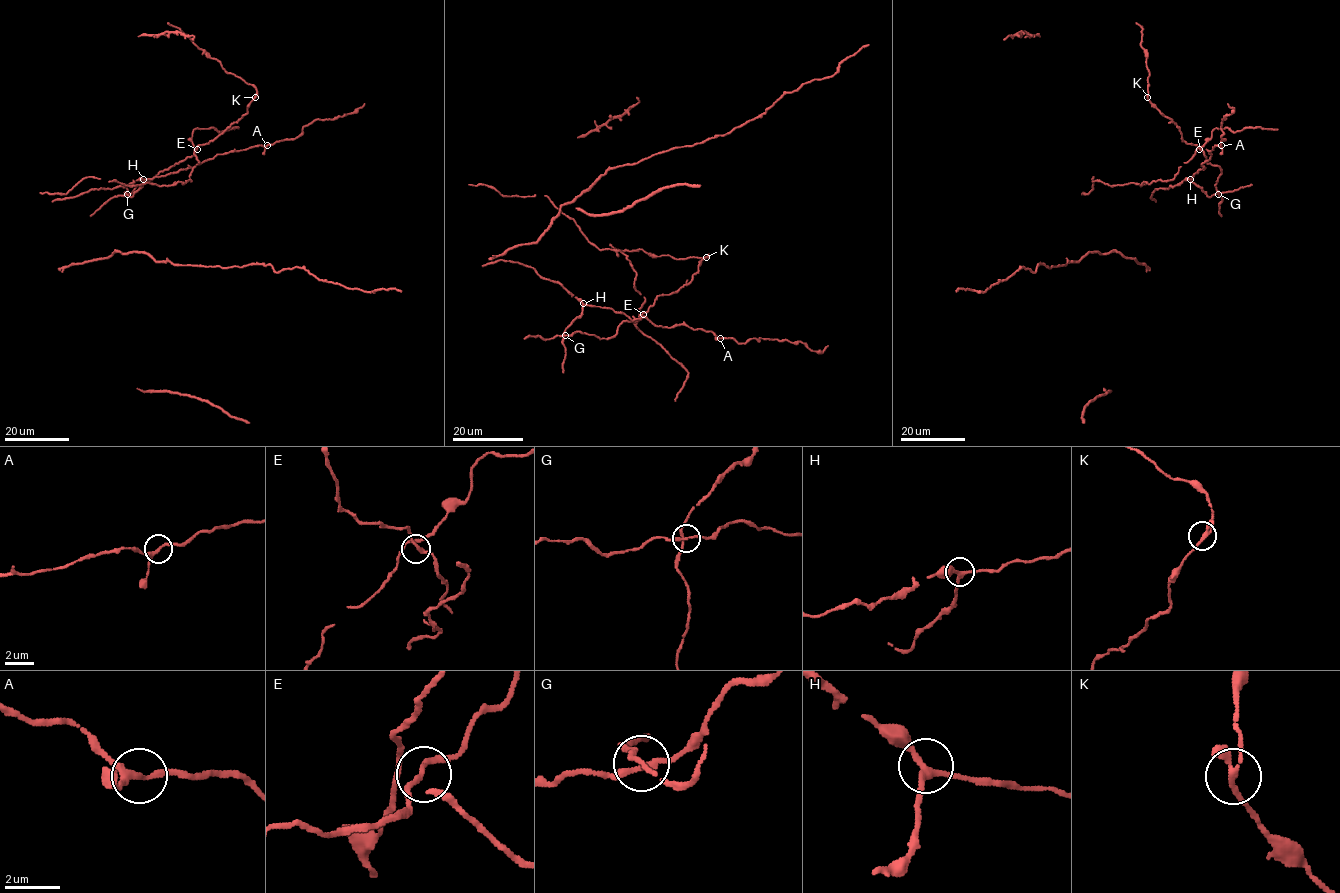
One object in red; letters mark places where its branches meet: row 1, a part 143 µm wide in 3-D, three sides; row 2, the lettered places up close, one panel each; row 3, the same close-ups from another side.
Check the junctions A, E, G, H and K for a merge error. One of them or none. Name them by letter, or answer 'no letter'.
no letter

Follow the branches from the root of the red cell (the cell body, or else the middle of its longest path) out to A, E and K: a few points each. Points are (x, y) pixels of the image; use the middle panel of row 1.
A: (627, 256), (634, 287), (645, 299), (641, 318), (623, 321), (608, 338), (565, 335), (588, 304), (720, 338)
E: (627, 256), (635, 272), (634, 287), (645, 299), (639, 309), (643, 314)
K: (627, 256), (635, 272), (634, 287), (645, 299), (640, 314), (659, 295), (687, 285), (706, 256)

